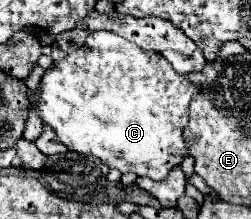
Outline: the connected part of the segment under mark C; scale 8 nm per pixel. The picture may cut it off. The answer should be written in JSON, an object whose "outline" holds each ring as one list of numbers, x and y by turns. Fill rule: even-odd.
{"outline":[[94,31,80,49,54,61,52,67,44,71,32,109,44,125,52,127,68,151,98,157,120,173,136,173,160,181,188,155,182,131,188,125,188,105,196,91,198,89,184,75,176,73,160,53,144,51,114,33]]}

